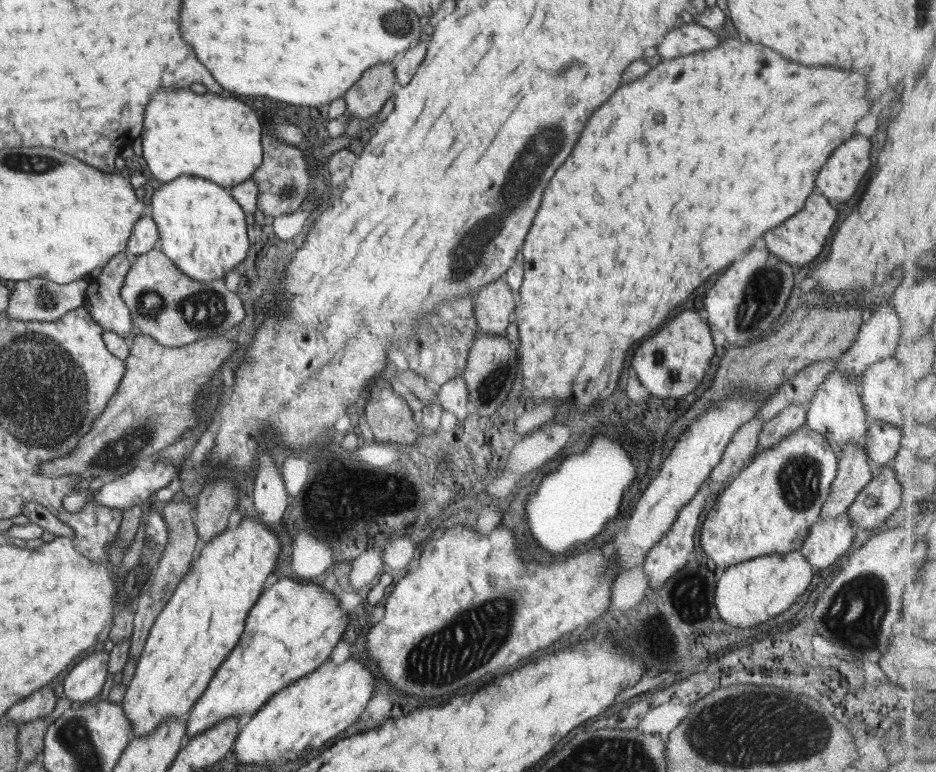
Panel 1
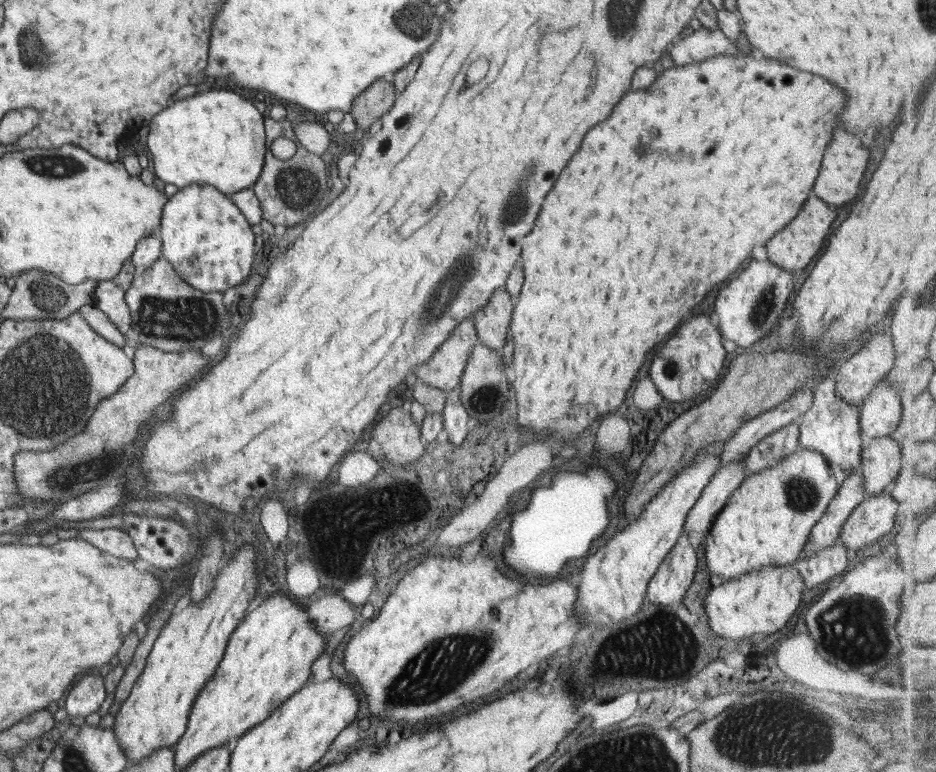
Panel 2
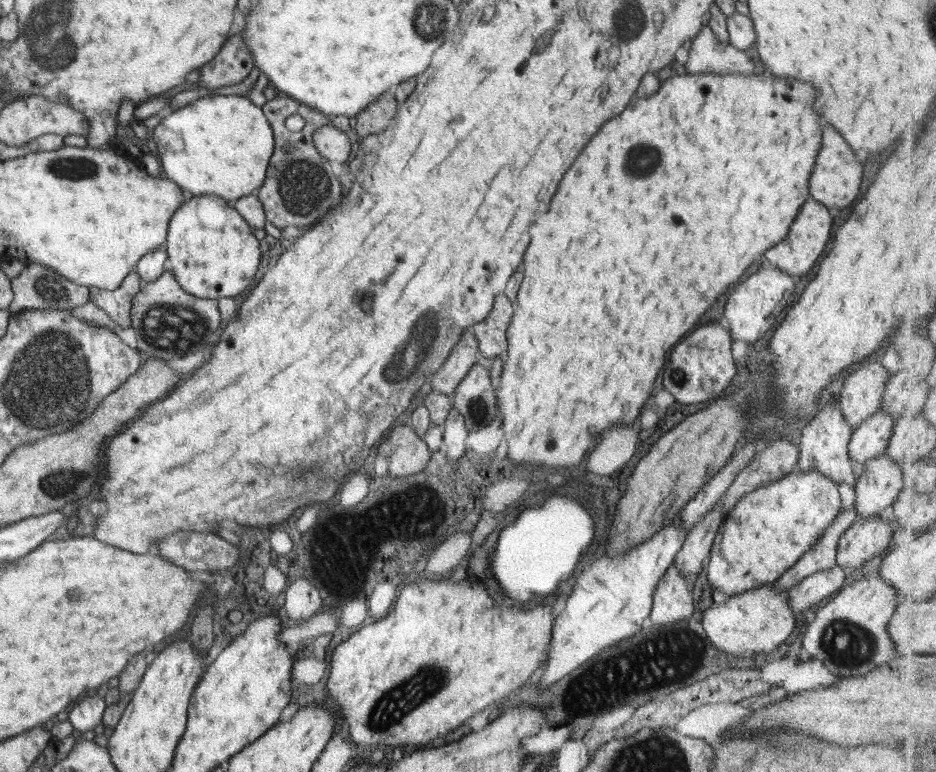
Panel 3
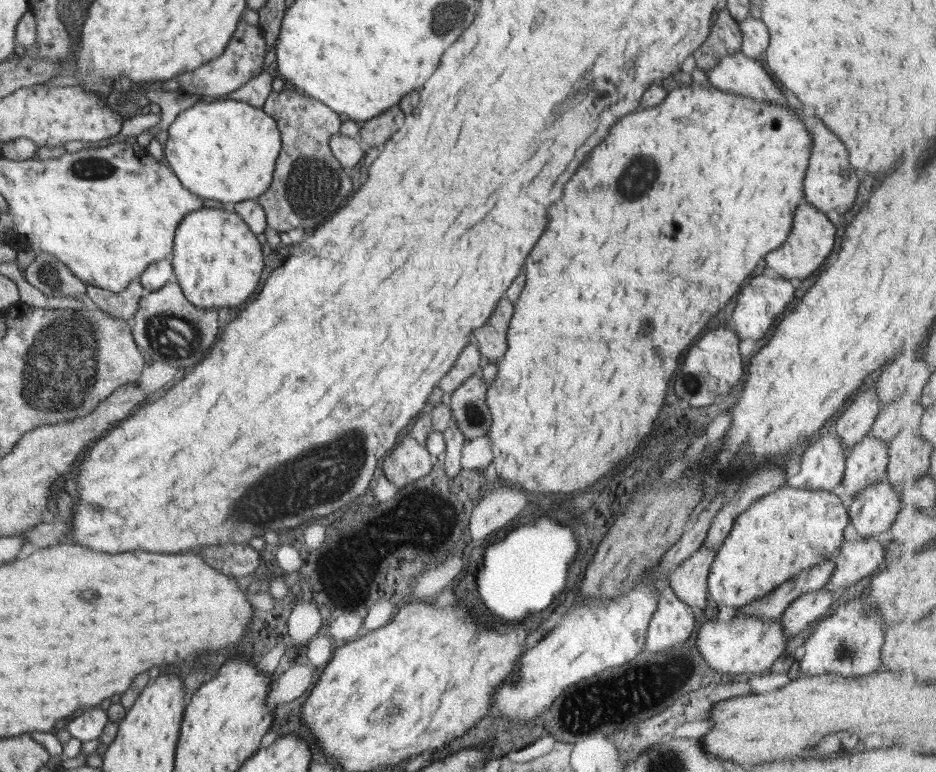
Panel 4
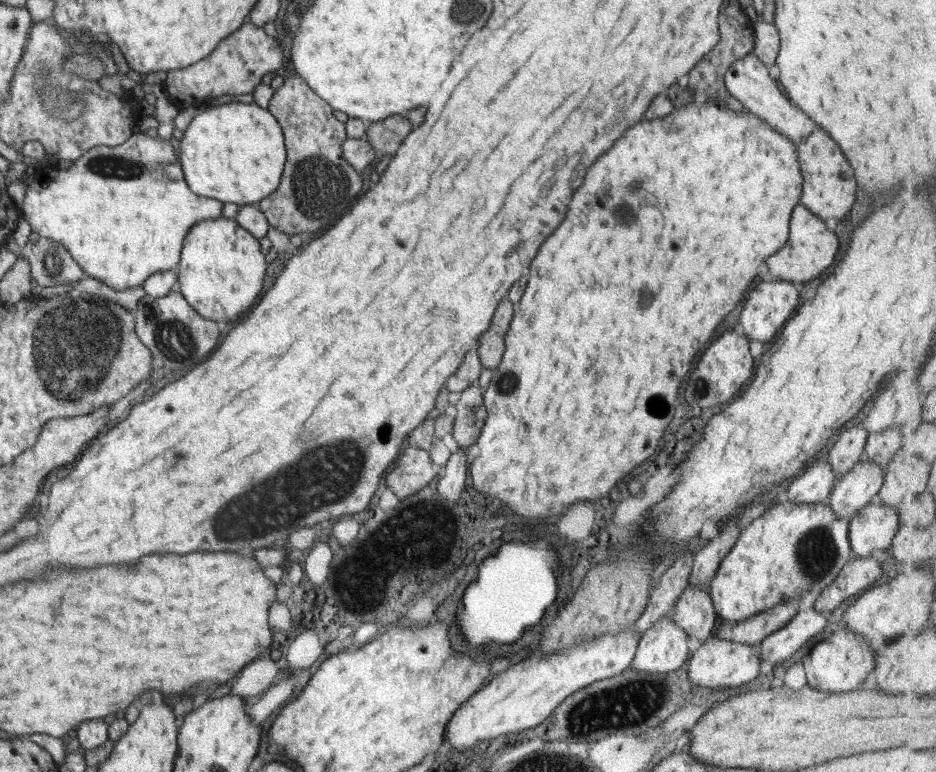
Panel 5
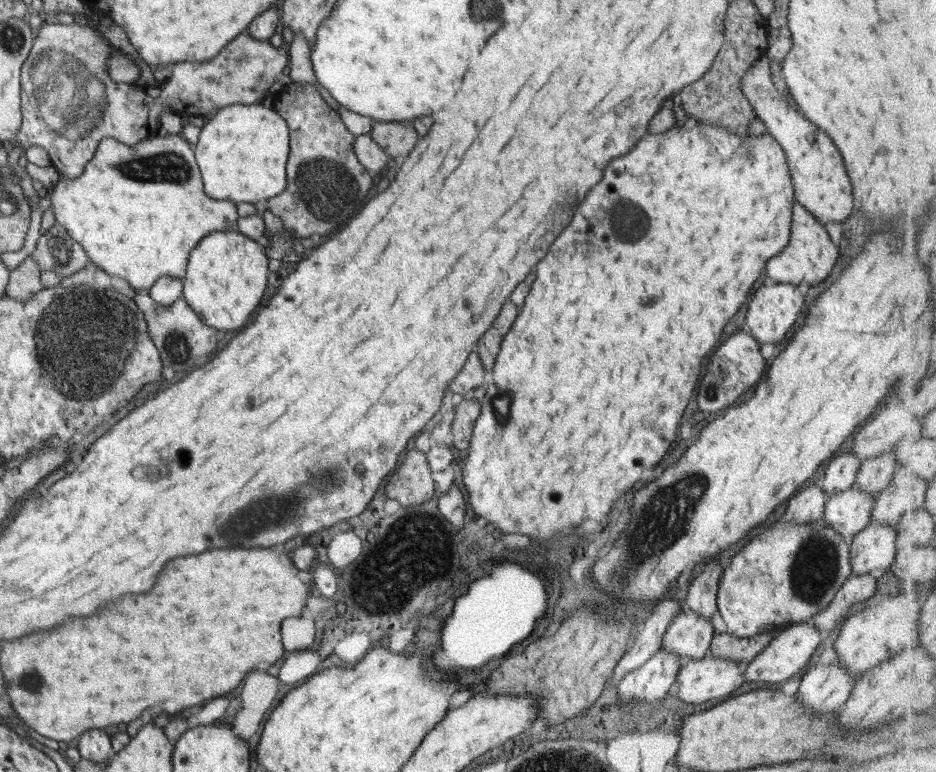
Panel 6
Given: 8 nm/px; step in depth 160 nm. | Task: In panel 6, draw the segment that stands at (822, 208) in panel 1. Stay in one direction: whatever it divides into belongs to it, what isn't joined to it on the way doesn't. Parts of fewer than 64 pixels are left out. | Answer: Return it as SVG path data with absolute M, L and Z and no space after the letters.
M798 202L794 204L793 210L794 216L791 218L791 234L788 245L766 264L766 274L768 274L768 278L778 280L778 283L818 284L828 278L828 274L838 260L839 250L828 238L829 235L824 224L820 224L808 210L804 210Z

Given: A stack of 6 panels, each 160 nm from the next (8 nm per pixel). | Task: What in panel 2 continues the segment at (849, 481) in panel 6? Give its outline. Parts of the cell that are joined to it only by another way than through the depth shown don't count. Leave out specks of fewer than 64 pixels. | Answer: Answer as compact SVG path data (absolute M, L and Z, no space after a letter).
M889 330L884 331L884 333L875 333L873 331L872 336L868 339L868 343L855 353L848 361L842 363L834 370L832 377L835 379L835 388L838 395L851 404L852 406L858 406L861 408L864 399L870 394L870 391L874 390L874 387L878 385L878 382L883 380L887 374L892 370L892 367L896 364L895 358L895 348L893 345L893 337Z

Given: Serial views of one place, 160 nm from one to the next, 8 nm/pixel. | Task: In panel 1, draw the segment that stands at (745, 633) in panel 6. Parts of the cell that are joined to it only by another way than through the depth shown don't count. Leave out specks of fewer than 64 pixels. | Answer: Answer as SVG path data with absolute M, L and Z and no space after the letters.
M806 424L797 428L795 432L791 432L790 436L785 436L785 438L782 439L782 442L779 442L770 448L758 450L753 459L737 474L737 477L725 486L725 489L718 495L712 509L706 514L706 519L702 522L702 533L700 534L701 546L704 549L704 552L712 558L720 568L726 569L729 566L734 566L740 562L746 562L752 558L770 554L773 556L782 556L786 552L799 550L806 538L809 537L811 526L818 521L818 518L820 518L824 501L827 499L831 484L837 475L839 463L837 456L838 453L833 450L822 434L812 430Z

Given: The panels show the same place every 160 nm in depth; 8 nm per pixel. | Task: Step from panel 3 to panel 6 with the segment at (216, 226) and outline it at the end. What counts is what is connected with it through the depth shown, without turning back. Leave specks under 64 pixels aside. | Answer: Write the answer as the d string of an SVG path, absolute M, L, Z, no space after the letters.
M236 229L208 233L190 253L187 271L183 278L184 299L208 326L216 328L221 334L226 330L238 331L248 324L248 320L252 318L254 310L258 308L264 296L270 273L268 260L262 242L252 240L238 233Z

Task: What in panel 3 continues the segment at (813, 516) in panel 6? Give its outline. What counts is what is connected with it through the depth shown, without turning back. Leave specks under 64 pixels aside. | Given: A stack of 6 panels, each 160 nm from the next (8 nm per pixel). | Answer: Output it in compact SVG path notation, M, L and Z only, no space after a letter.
M838 403L825 405L820 411L816 411L814 418L802 429L796 469L801 472L817 470L838 484L843 481L856 483L858 467L852 464L848 450L853 430L843 417Z

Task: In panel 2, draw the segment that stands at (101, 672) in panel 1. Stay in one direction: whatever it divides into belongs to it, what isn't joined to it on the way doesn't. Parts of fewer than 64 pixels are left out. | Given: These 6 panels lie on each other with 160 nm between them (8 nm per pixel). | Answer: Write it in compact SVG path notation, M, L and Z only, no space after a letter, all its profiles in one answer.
M88 674L67 694L66 712L73 721L82 721L85 716L97 712L106 694L105 681L100 676Z

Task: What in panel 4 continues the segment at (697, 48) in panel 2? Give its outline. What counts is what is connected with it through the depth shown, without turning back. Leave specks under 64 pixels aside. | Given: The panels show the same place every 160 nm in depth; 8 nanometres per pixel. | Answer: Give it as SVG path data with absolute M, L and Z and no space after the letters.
M742 52L721 58L706 75L710 83L720 90L741 94L762 103L778 103L789 107L784 94L766 73L757 59Z

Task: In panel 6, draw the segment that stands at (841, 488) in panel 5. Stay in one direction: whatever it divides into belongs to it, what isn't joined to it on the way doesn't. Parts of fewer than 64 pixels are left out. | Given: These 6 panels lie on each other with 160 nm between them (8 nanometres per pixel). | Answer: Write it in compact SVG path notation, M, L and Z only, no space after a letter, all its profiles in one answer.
M855 484L830 496L825 504L823 521L847 542L871 523L875 497L859 490Z

